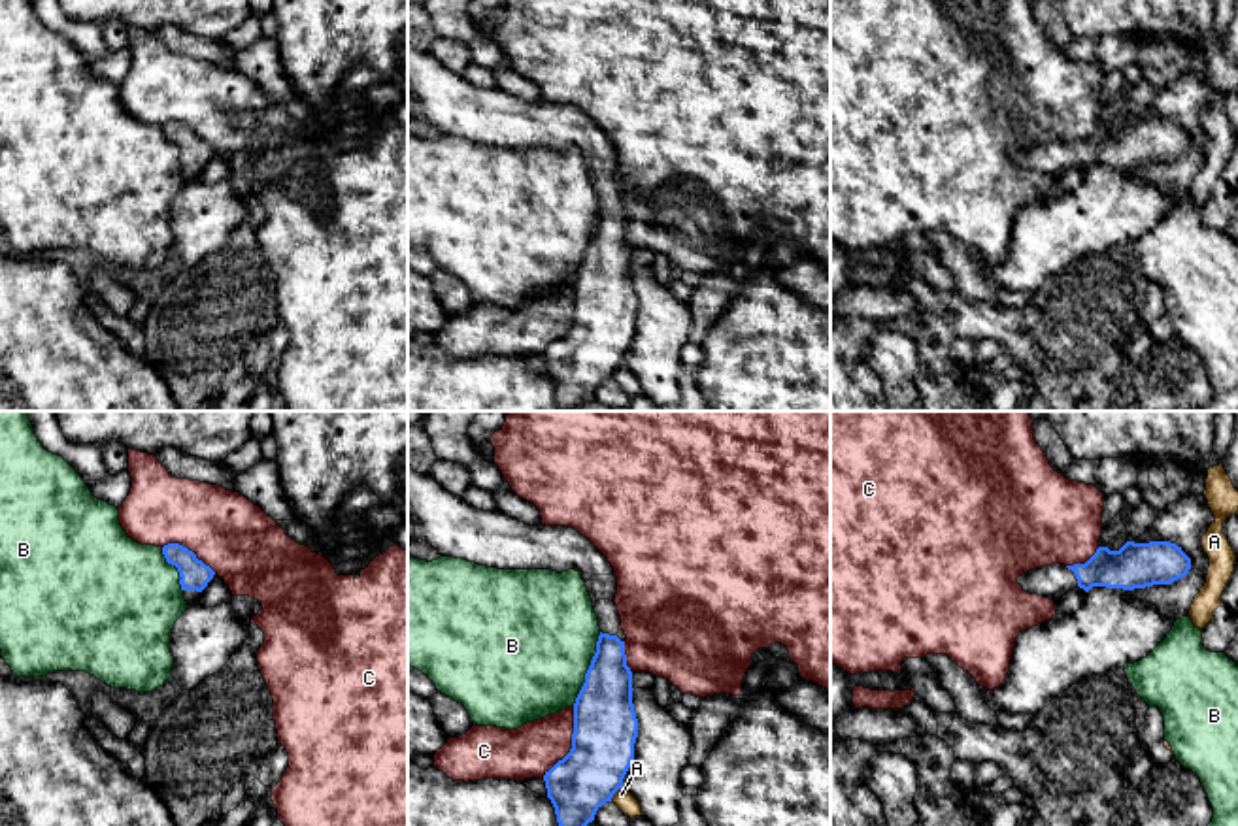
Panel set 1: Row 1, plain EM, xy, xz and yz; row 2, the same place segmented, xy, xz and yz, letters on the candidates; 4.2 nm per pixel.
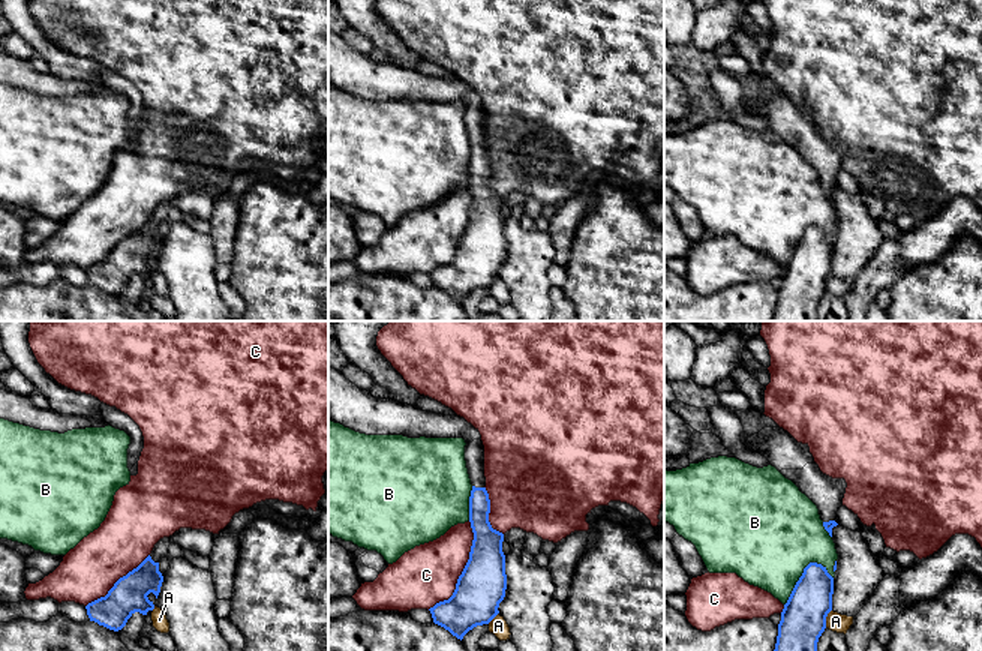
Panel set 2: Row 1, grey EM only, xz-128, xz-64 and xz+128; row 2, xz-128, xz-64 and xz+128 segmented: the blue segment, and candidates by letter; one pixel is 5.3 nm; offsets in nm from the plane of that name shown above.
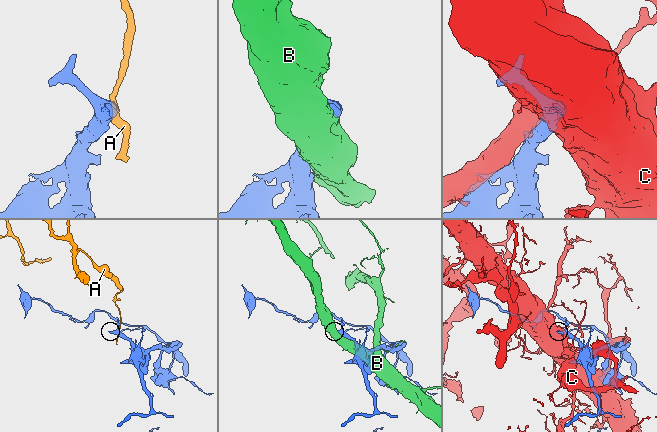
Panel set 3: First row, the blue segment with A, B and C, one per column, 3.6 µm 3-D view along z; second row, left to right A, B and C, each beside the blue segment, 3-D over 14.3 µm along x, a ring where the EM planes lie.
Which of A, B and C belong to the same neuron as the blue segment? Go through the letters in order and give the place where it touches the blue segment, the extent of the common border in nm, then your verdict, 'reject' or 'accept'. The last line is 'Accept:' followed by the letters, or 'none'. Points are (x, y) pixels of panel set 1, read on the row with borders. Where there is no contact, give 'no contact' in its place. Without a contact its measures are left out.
A: xz (614, 792) | 80 nm | reject
B: xz (587, 670) | 340 nm | reject
C: xz (572, 743) | 340 nm | reject
Accept: none

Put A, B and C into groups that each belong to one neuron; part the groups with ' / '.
A / B / C

